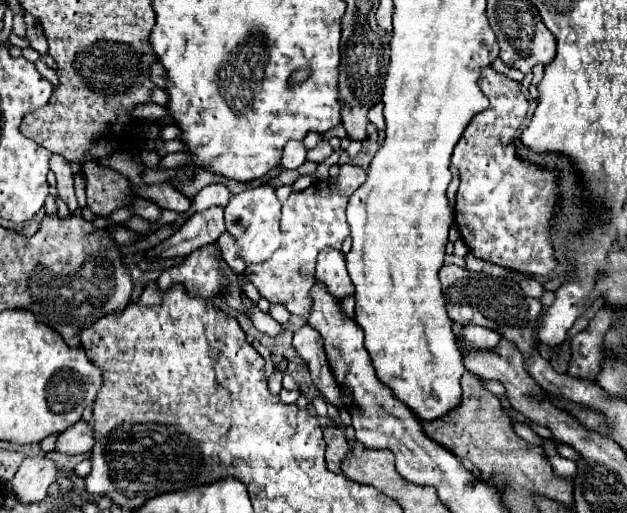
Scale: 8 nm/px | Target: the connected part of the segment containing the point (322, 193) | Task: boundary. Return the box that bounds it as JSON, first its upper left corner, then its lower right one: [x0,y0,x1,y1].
[246,164,366,316]

